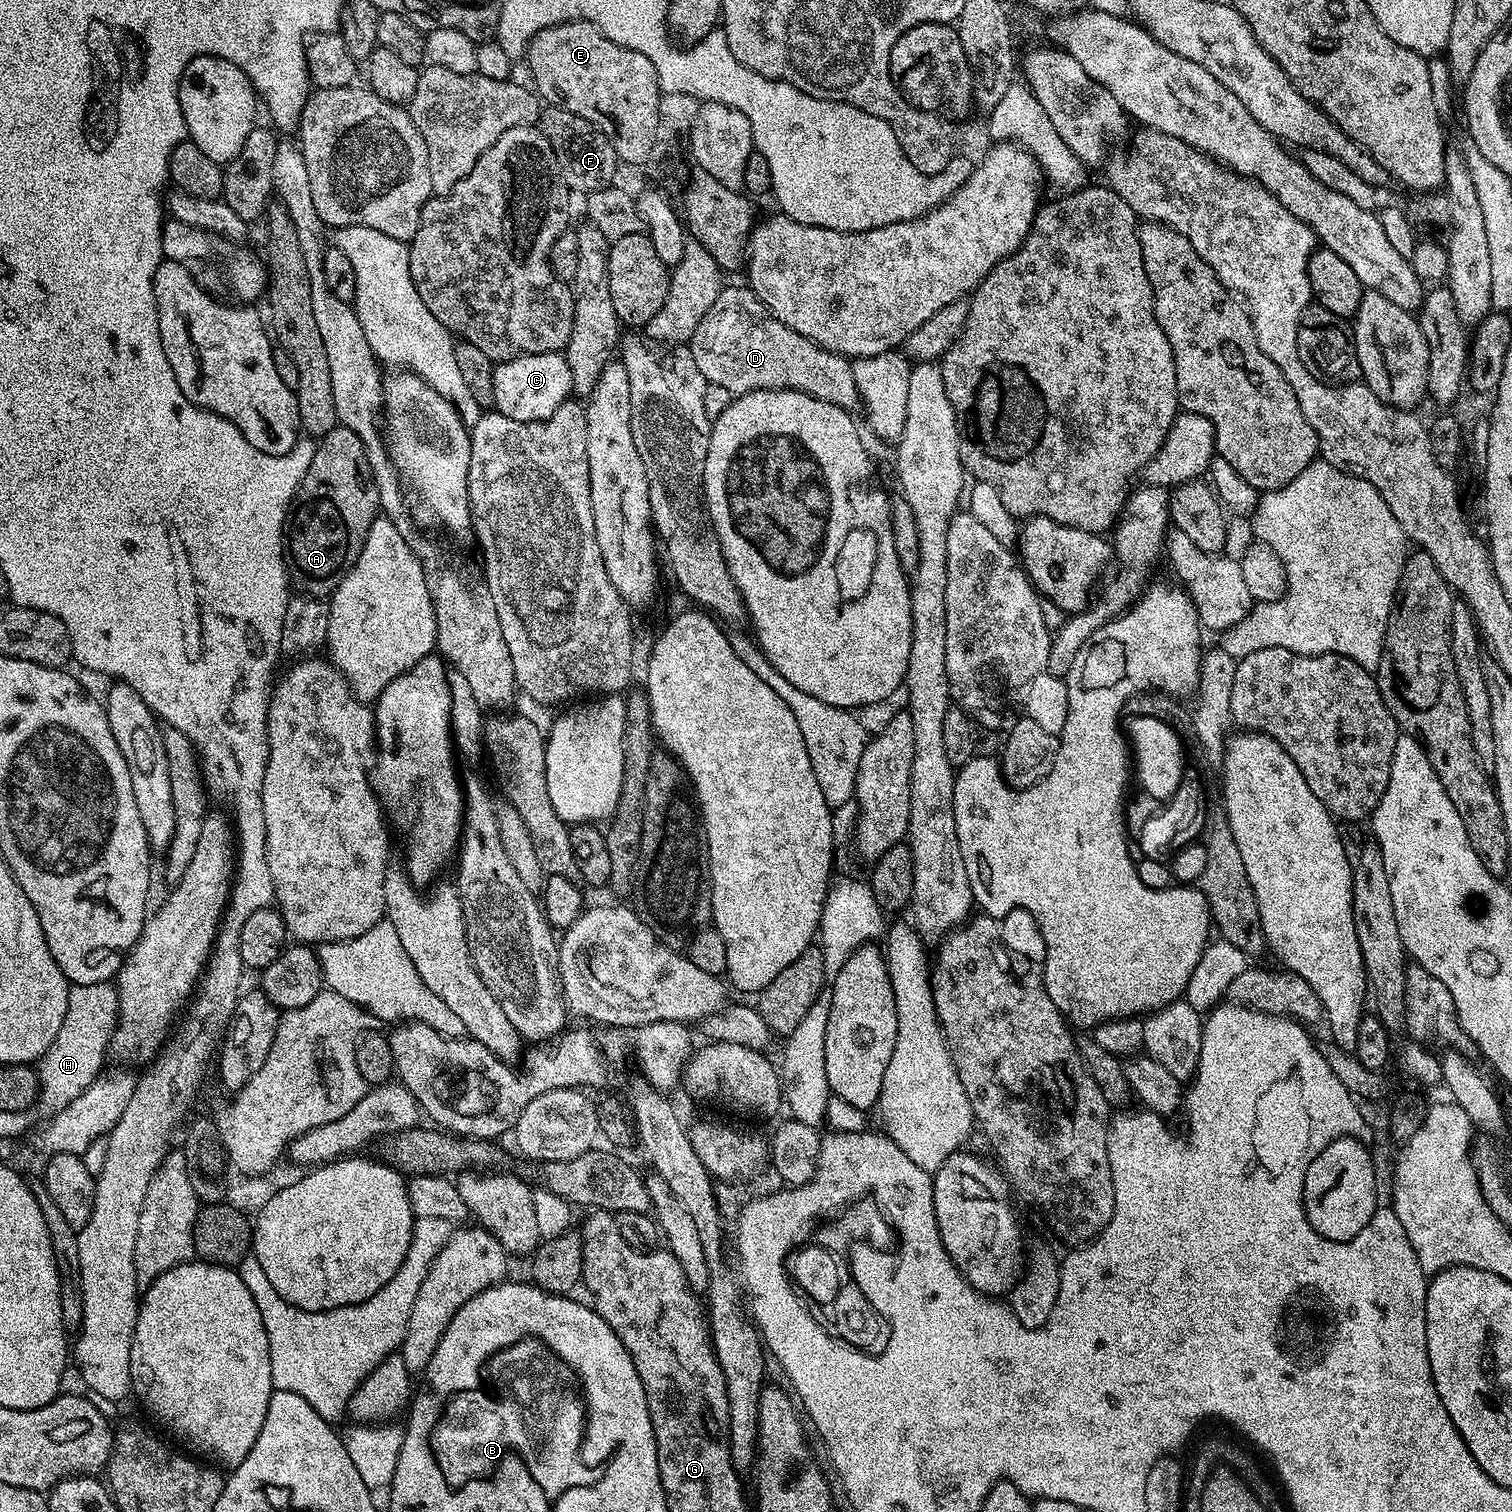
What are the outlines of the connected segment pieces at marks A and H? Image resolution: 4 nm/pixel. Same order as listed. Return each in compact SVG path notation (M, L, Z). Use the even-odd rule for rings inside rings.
M343 426L331 428L329 432L319 437L316 445L316 453L310 462L310 470L306 474L306 478L302 478L302 482L296 491L296 497L292 499L292 504L288 508L288 518L284 526L284 563L288 566L288 579L293 585L296 584L301 593L306 596L315 596L317 598L331 597L334 589L342 582L342 578L346 578L346 574L354 566L354 562L358 562L358 554L362 554L362 546L366 534L370 530L372 523L378 519L378 513L381 511L380 499L378 498L378 490L376 482L372 479L372 471L370 470L370 462L366 458L366 446L362 442L362 438L358 438L358 434L354 434L354 430Z
M103 980L97 984L72 984L69 987L62 1030L58 1030L58 1038L38 1061L39 1107L44 1107L48 1114L60 1112L98 1079L105 1071L104 1055L109 1055L119 1017L120 992L115 983Z

